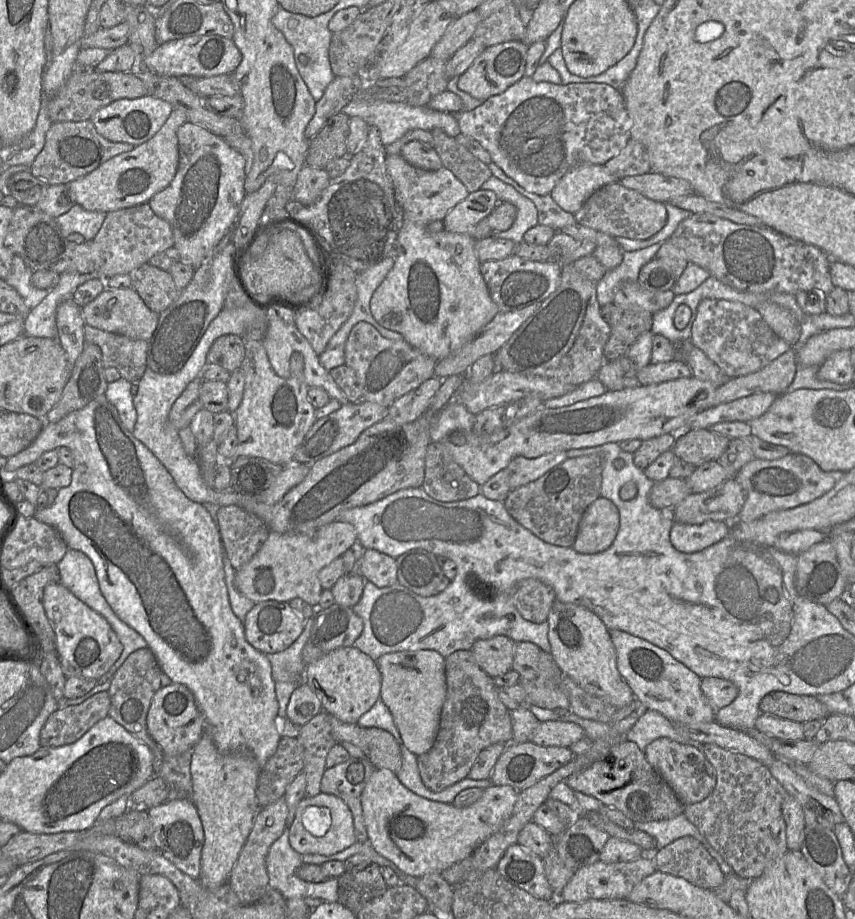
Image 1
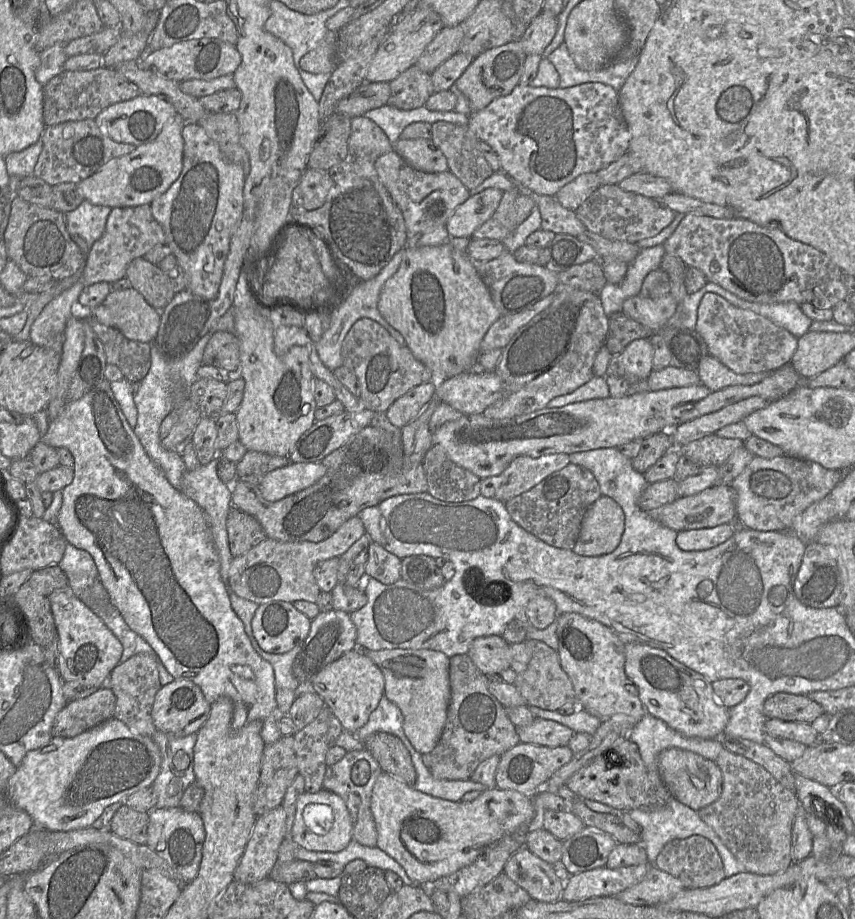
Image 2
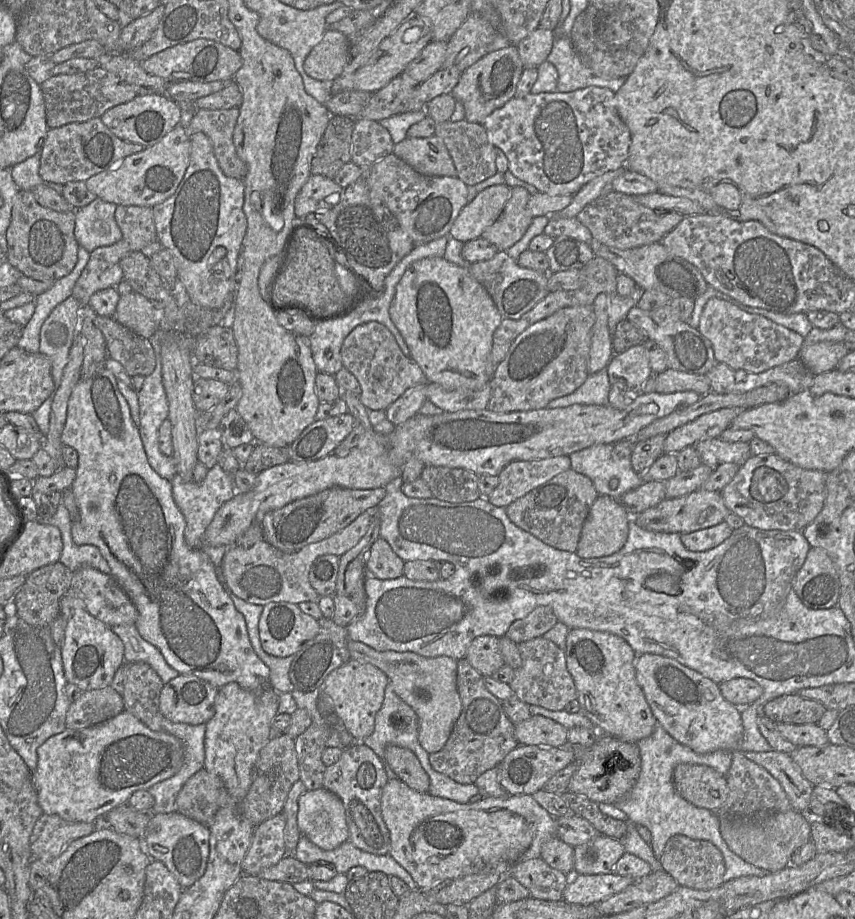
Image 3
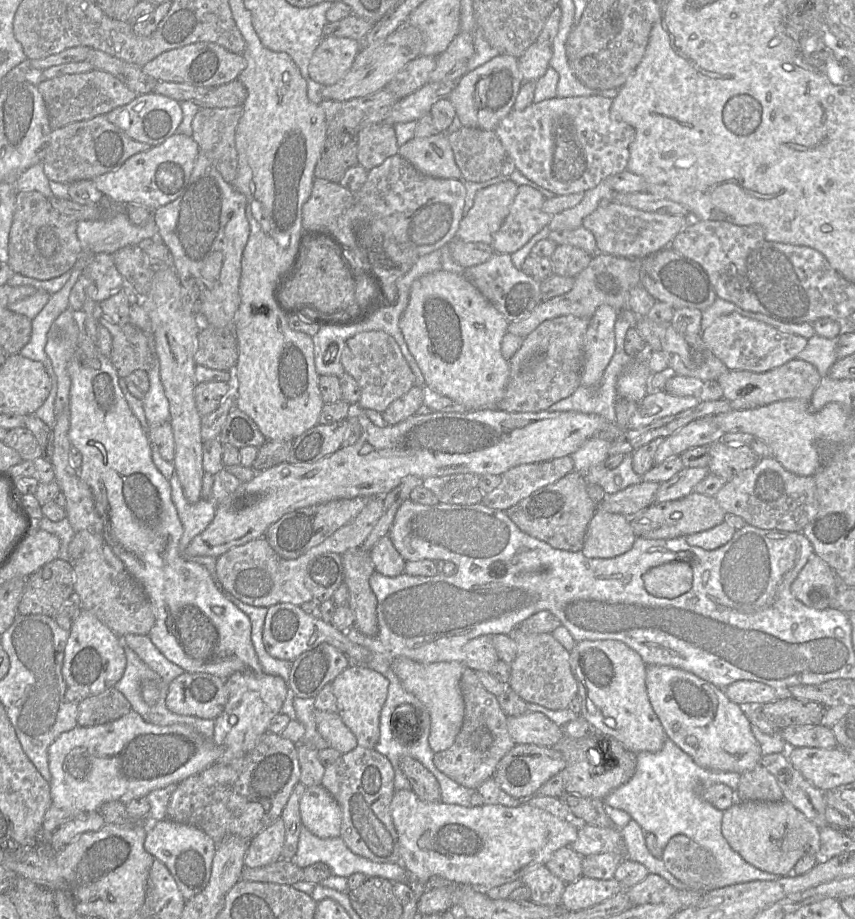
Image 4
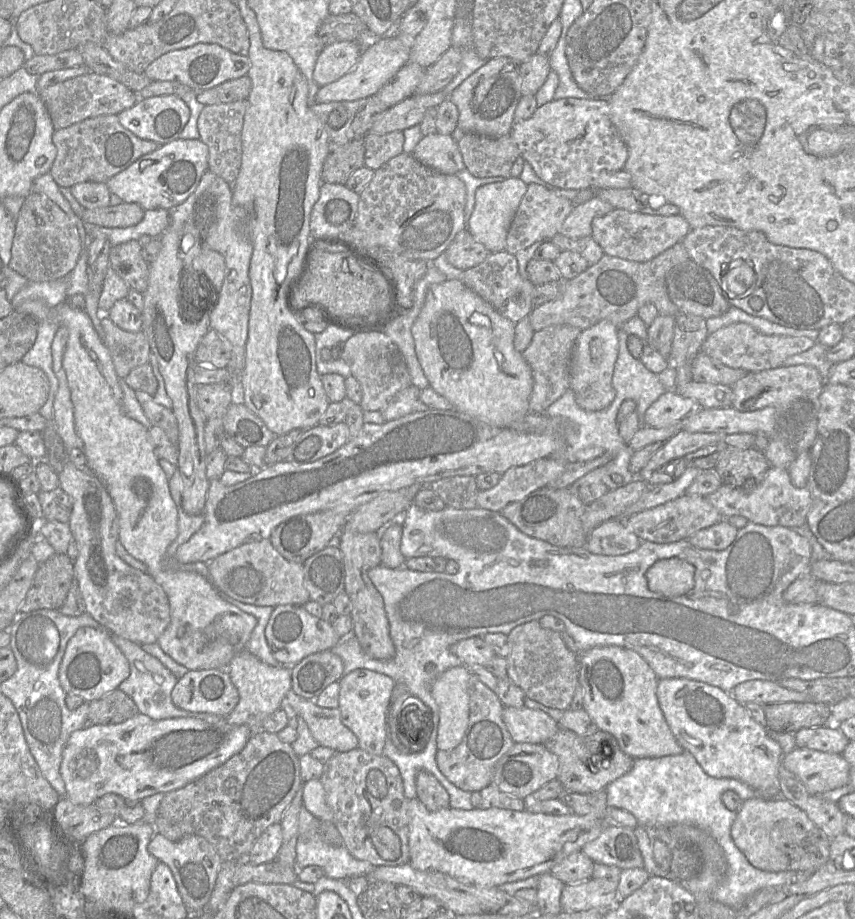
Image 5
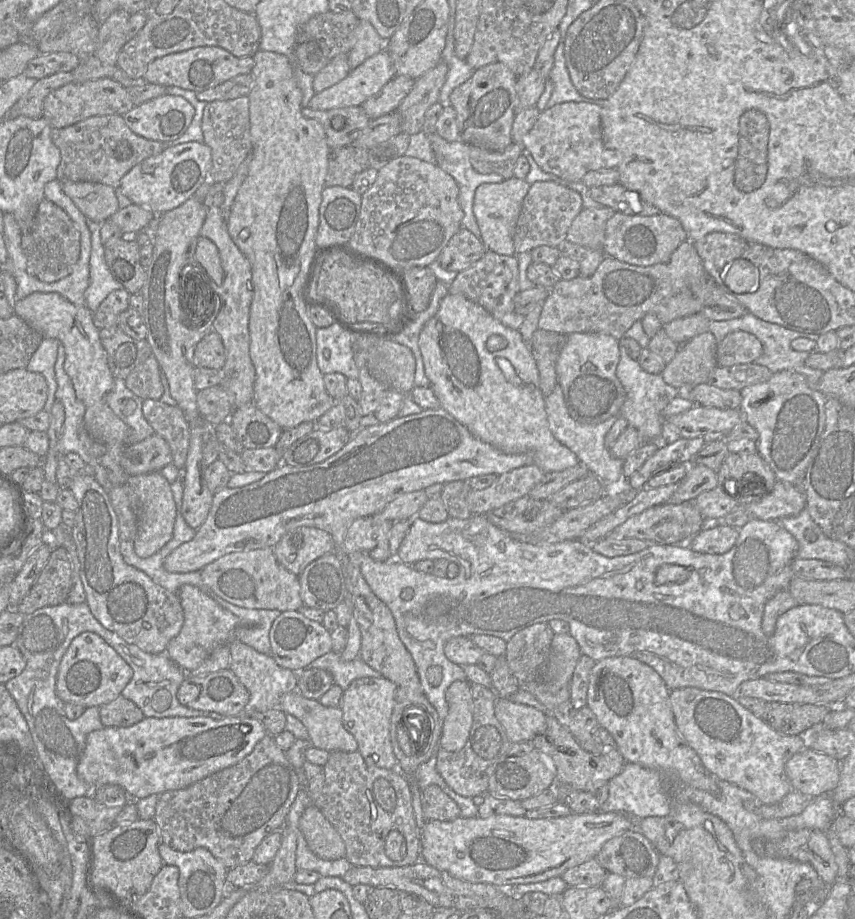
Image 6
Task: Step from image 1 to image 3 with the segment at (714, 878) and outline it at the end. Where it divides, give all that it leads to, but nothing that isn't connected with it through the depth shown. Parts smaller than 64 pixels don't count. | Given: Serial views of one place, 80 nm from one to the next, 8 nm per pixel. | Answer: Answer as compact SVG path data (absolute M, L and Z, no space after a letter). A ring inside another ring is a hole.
M675 835L667 841L659 860L663 870L671 875L680 886L708 890L724 883L725 864L723 855L710 841Z

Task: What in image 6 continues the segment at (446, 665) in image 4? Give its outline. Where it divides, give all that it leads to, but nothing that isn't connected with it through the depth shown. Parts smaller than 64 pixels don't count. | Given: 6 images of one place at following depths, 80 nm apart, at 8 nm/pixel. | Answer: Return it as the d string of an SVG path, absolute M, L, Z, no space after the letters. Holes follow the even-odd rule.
M468 680L453 682L445 693L449 710L443 719L440 747L449 752L461 750L473 723L473 698Z

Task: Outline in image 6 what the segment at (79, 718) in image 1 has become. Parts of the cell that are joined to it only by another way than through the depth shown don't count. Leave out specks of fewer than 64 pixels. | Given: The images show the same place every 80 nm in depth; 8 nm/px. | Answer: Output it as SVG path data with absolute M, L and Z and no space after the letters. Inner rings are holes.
M122 694L100 706L99 716L105 727L129 727L145 718L138 706Z

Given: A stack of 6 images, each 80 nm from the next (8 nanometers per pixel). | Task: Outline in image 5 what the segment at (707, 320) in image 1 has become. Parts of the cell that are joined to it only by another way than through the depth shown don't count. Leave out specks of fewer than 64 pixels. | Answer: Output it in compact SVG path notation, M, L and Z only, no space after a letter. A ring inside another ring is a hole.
M734 323L708 335L702 351L730 368L759 372L782 366L789 356L807 351L815 340L807 337L765 335L746 323Z

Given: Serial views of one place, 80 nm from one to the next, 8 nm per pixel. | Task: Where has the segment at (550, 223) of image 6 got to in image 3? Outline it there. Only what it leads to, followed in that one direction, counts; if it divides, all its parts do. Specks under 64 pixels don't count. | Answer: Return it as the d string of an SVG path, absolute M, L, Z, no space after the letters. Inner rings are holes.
M523 187L511 188L511 196L506 202L499 218L481 234L481 238L497 247L499 251L506 251L518 242L533 217L527 210L527 203L531 194Z

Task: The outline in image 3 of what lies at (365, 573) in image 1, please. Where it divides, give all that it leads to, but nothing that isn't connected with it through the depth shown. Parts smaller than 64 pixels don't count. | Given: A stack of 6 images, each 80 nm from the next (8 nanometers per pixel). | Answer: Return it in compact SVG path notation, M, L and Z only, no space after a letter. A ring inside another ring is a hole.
M378 538L368 554L366 574L382 580L395 579L403 575L404 563L385 539Z

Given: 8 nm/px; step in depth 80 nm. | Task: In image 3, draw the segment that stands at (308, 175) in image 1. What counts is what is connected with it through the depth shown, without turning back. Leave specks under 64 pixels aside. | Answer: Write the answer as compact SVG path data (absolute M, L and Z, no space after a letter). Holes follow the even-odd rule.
M311 174L294 201L294 210L299 225L310 222L302 221L314 212L326 211L340 201L343 188L333 179L322 175Z

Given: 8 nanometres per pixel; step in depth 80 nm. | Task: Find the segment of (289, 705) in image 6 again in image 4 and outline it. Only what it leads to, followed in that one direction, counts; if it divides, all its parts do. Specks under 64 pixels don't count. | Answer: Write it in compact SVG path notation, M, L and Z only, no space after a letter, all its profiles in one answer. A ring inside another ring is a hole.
M314 710L314 718L319 734L341 754L358 746L356 736L345 725L337 711Z

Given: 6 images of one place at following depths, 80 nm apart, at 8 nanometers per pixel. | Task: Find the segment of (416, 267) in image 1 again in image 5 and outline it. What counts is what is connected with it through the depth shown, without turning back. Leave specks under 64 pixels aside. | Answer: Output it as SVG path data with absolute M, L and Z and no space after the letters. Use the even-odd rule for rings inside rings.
M446 279L442 283L434 284L430 287L425 297L425 301L419 315L412 325L411 332L415 343L415 351L418 361L423 369L429 385L441 396L446 398L453 408L473 416L485 423L497 427L512 427L520 424L530 413L529 398L533 388L532 370L522 353L514 347L514 327L515 324L508 318L500 314L491 304L483 300L478 294L466 287L458 279Z

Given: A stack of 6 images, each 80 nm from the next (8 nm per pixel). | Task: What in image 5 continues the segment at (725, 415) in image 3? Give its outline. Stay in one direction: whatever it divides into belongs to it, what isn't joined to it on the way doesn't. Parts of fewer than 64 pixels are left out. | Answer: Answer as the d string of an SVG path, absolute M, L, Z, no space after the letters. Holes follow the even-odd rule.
M686 430L677 431L666 442L662 443L656 453L650 458L641 472L639 479L646 479L653 471L676 458L684 458L687 454L716 443L722 443L723 437L714 433L691 433Z

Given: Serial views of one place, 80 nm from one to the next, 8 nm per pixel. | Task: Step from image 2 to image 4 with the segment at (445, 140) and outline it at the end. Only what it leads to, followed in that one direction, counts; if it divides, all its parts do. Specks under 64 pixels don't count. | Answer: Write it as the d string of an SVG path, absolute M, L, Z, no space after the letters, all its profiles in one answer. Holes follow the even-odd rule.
M463 126L445 133L464 180L485 182L501 175L507 153L495 131Z

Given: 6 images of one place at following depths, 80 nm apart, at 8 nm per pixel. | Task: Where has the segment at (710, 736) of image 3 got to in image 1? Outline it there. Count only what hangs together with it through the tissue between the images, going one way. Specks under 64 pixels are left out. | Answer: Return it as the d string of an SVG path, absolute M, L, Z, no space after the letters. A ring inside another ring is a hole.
M609 630L617 655L617 669L627 682L635 698L640 700L648 710L653 710L678 726L715 722L716 711L706 700L701 690L701 678L677 661L666 650L621 630Z

